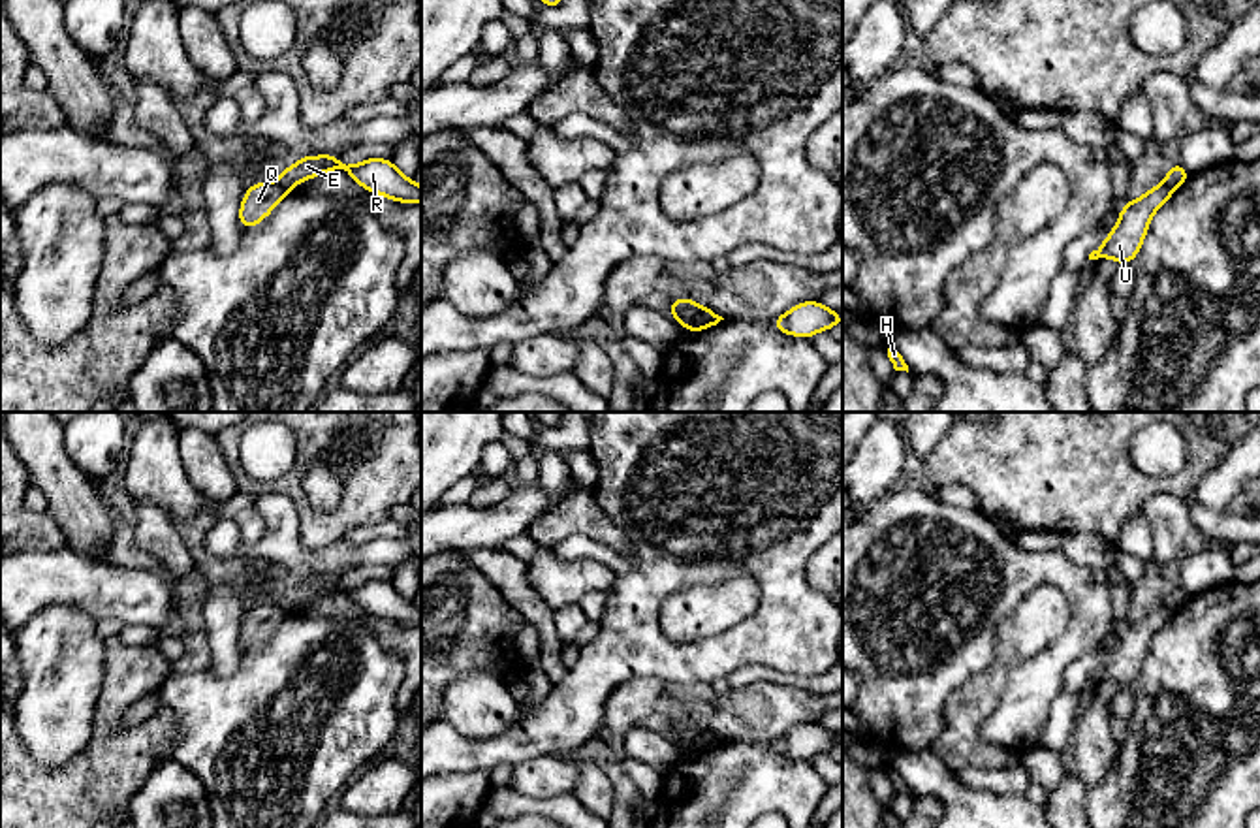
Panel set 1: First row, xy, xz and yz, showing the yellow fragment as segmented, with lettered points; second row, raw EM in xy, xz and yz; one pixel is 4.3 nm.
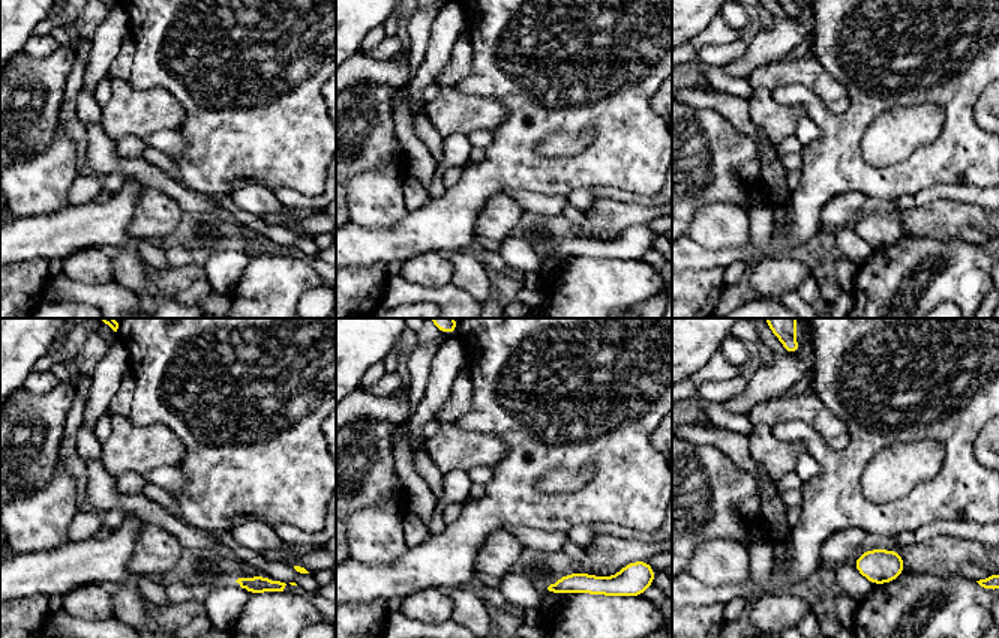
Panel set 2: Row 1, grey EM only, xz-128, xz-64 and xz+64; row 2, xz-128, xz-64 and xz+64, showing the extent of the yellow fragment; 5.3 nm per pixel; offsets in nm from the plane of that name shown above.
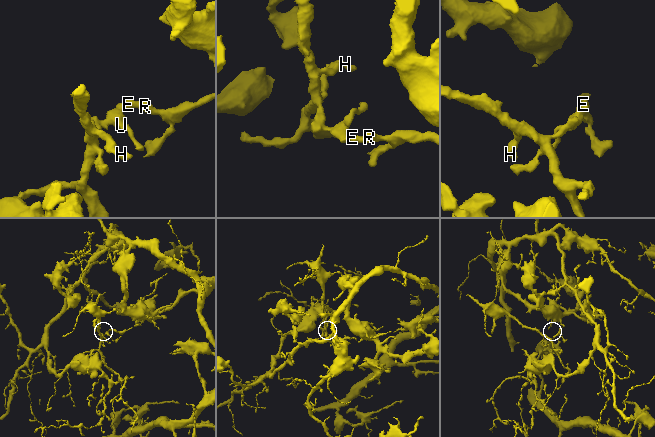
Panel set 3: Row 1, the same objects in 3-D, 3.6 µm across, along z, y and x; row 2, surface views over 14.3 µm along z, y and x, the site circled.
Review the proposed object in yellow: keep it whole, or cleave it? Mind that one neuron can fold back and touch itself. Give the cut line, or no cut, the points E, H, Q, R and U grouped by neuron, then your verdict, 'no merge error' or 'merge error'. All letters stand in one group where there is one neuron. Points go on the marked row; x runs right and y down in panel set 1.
xz (708, 309), (687, 328) | E R / H Q U | merge error

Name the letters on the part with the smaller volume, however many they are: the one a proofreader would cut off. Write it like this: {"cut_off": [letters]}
{"cut_off": ["H", "Q", "U"]}

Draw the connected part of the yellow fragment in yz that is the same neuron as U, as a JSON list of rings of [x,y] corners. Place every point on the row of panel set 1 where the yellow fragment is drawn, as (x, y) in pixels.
[[[1157,184],[1138,199],[1126,201],[1115,228],[1108,233],[1106,241],[1089,254],[1089,260],[1111,258],[1119,265],[1132,263],[1142,248],[1155,211],[1160,209],[1172,194],[1173,190],[1166,184]]]

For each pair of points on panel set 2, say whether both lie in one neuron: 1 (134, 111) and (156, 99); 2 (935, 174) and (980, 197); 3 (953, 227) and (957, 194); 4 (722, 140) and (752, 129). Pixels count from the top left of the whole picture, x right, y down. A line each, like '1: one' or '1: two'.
1: one
2: two
3: two
4: two

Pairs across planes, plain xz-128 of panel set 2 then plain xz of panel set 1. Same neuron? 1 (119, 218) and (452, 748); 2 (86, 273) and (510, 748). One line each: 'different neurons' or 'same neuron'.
1: same neuron
2: different neurons

